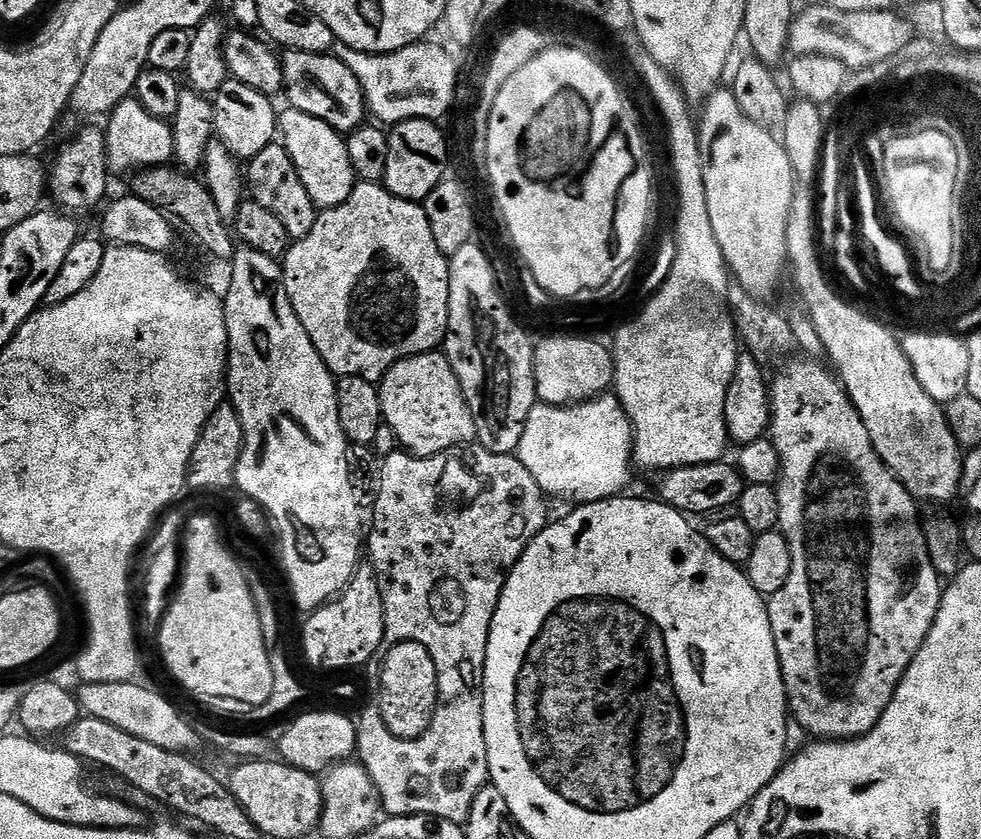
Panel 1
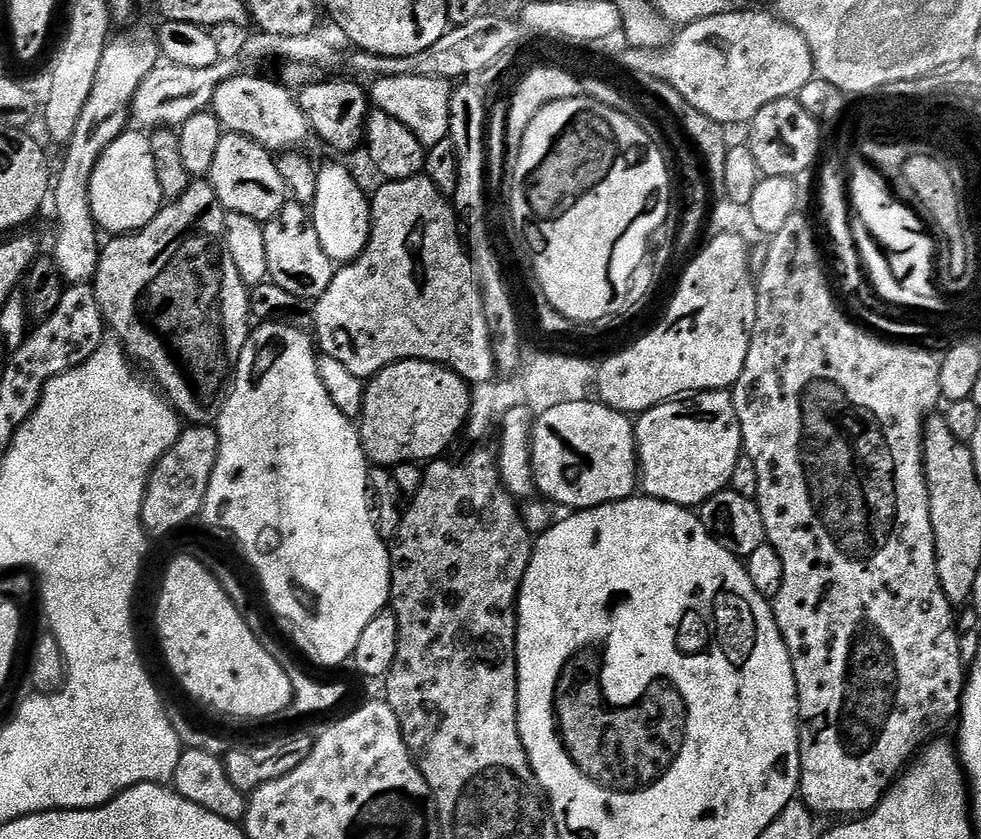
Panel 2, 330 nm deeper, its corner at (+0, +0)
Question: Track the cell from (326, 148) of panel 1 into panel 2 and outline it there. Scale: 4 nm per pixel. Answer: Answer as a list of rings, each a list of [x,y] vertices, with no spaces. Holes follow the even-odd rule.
[[[320,164],[317,171],[317,194],[310,205],[314,230],[322,242],[322,250],[333,264],[343,266],[366,250],[372,229],[372,205],[369,193],[360,189],[360,184],[340,164]]]

